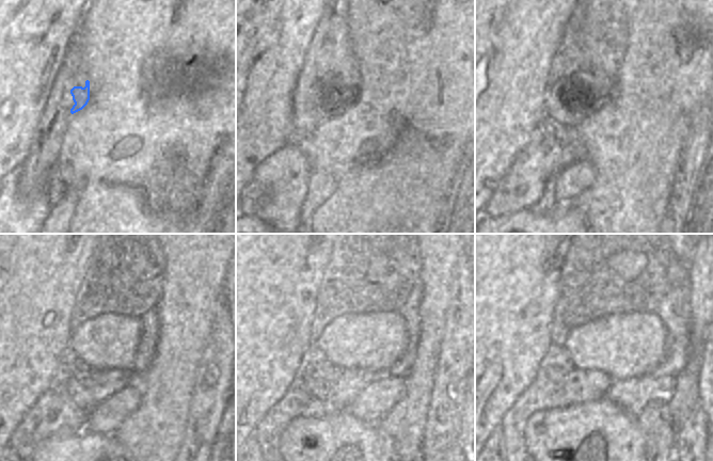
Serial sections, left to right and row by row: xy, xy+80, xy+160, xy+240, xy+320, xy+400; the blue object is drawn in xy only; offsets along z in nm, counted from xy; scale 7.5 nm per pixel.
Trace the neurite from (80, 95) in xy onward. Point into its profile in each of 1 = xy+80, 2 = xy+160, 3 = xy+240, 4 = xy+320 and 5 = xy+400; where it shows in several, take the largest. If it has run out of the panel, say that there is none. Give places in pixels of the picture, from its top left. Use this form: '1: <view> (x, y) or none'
1: xy+80 (330, 99)
2: xy+160 (571, 99)
3: xy+240 (109, 342)
4: xy+320 (374, 342)
5: xy+400 (630, 345)

